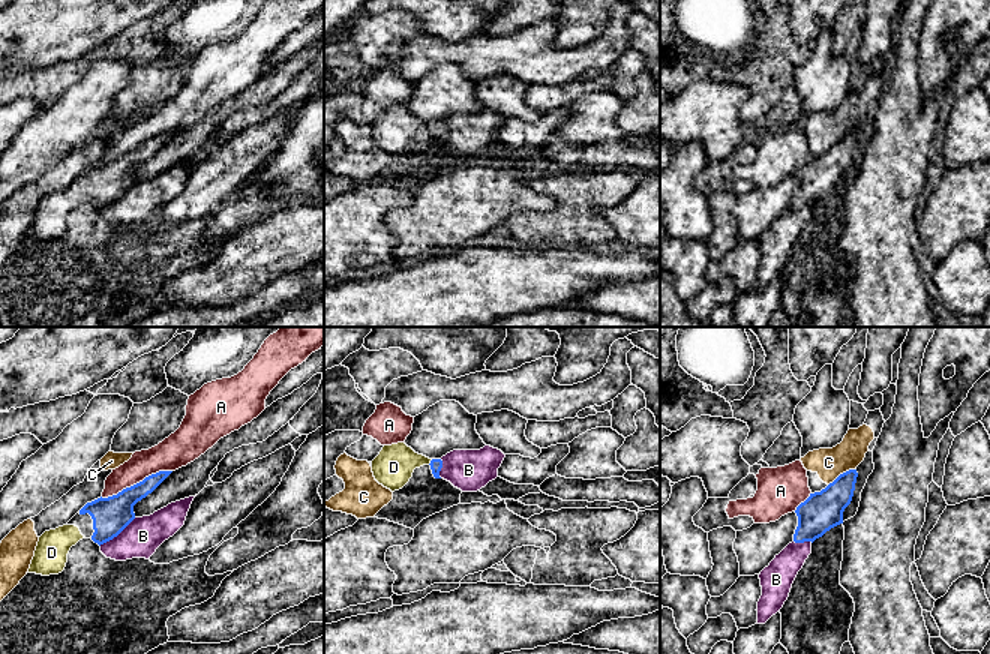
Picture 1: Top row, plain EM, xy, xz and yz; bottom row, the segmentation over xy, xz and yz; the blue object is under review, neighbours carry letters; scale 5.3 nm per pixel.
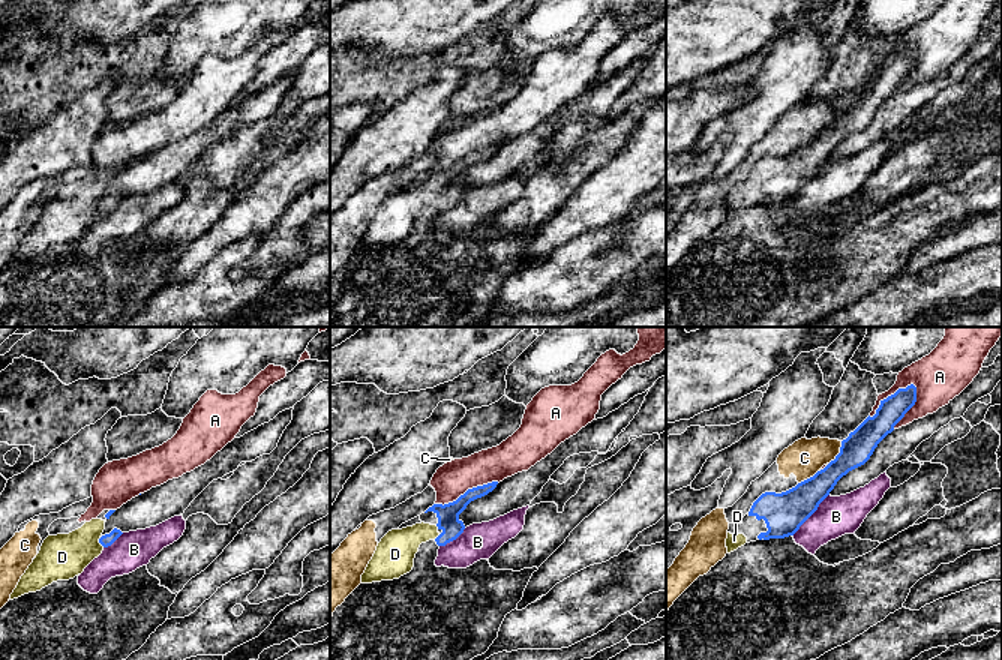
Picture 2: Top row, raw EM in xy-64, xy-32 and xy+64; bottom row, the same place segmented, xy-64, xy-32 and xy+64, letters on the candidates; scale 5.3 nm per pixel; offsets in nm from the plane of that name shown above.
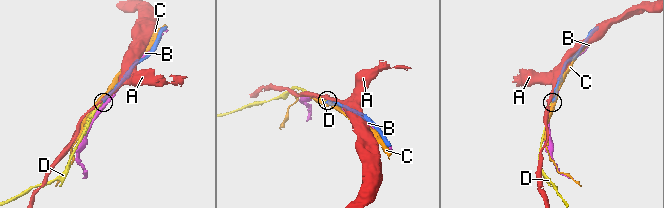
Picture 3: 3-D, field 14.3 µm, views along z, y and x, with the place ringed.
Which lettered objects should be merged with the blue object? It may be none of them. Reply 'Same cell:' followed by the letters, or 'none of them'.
Same cell: D

